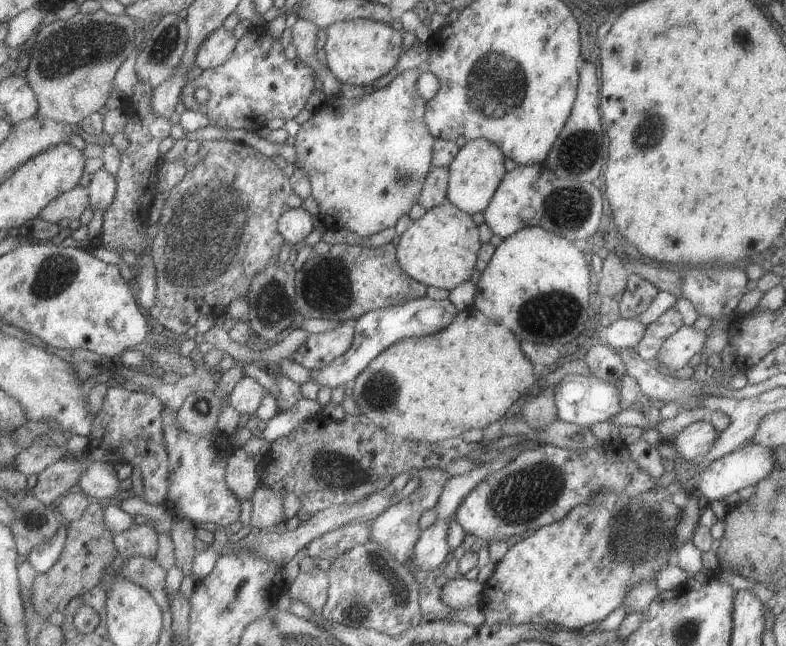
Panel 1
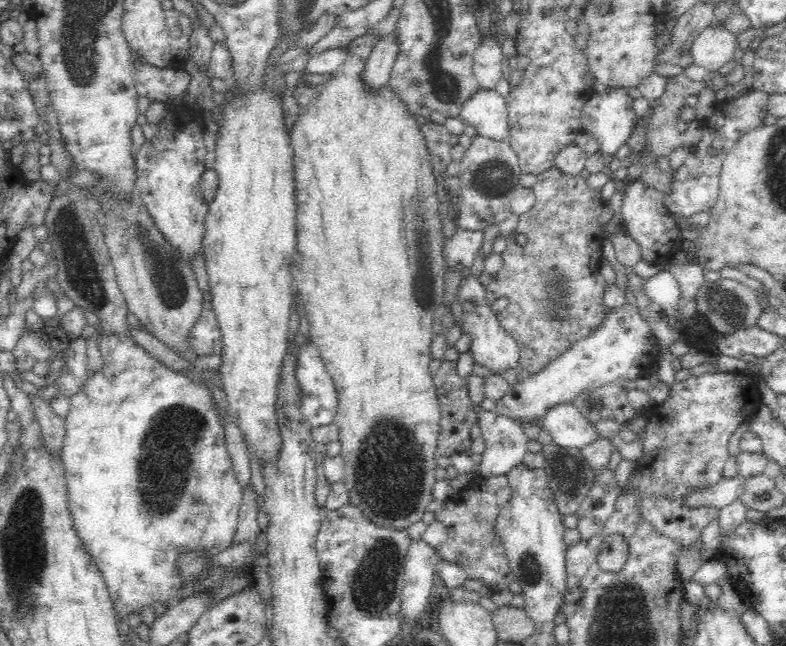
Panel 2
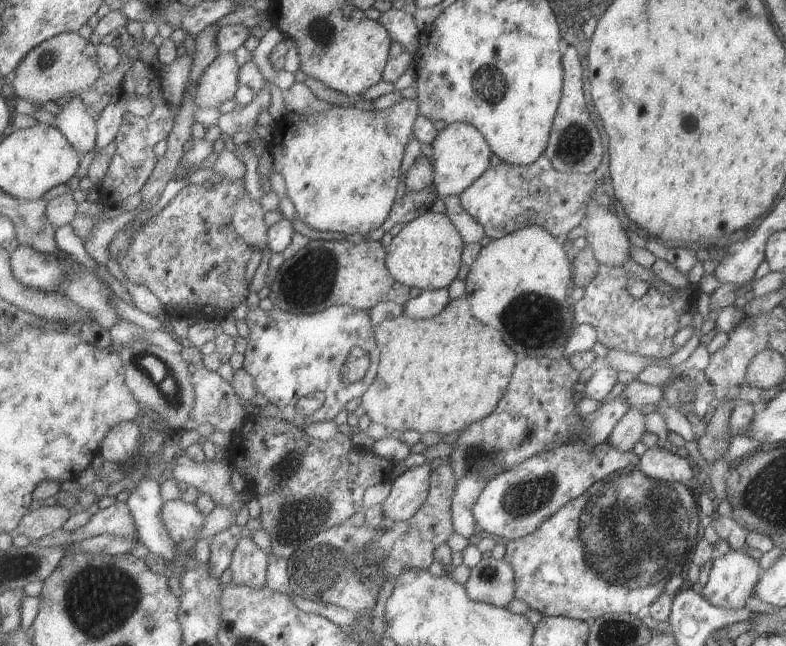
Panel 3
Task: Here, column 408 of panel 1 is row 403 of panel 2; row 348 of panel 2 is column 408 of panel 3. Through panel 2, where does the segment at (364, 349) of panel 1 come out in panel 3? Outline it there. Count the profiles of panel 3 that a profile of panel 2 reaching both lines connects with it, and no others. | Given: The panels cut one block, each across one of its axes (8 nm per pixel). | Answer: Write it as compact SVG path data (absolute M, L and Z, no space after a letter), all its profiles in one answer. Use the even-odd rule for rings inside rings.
M450 288L423 291L404 305L403 314L410 318L434 318L445 310L451 300Z

